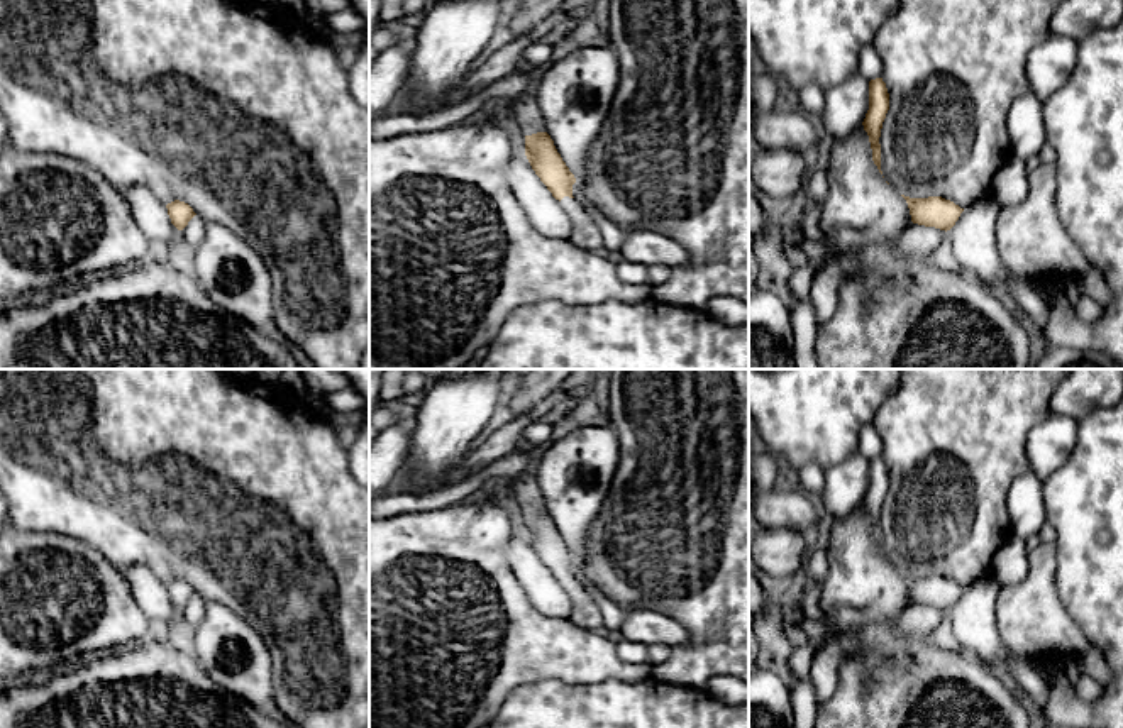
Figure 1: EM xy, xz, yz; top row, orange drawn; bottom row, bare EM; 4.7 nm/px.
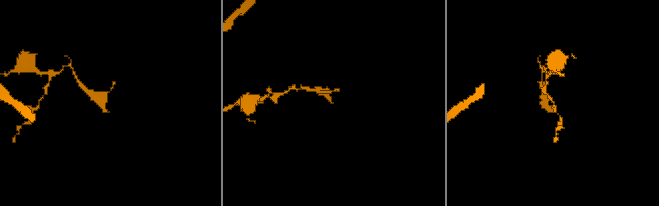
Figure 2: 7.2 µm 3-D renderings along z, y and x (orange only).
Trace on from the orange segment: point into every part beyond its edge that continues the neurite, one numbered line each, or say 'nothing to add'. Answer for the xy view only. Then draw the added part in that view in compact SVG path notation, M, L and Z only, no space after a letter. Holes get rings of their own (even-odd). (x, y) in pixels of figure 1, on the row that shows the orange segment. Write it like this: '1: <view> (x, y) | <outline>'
nothing to add

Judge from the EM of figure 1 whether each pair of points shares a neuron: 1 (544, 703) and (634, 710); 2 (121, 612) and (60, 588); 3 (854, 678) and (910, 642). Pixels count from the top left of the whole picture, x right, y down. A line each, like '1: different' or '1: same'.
1: same
2: same
3: same

